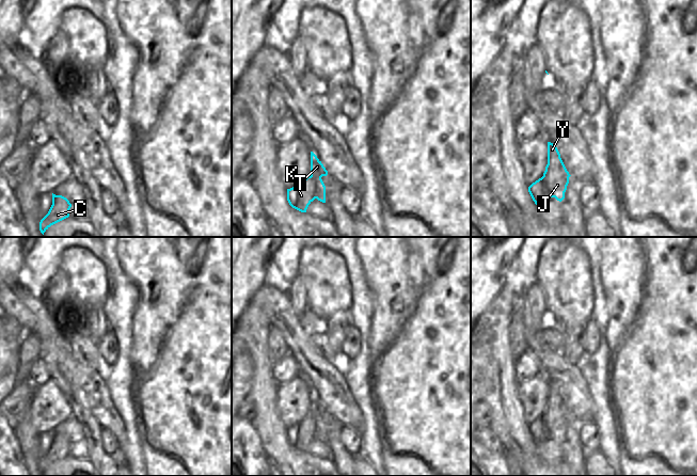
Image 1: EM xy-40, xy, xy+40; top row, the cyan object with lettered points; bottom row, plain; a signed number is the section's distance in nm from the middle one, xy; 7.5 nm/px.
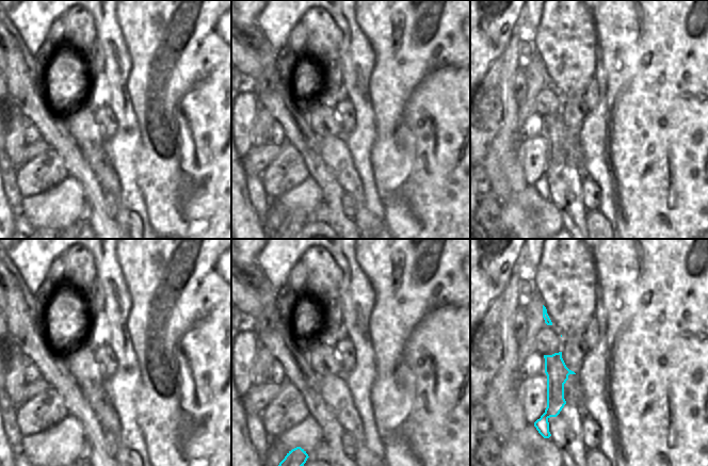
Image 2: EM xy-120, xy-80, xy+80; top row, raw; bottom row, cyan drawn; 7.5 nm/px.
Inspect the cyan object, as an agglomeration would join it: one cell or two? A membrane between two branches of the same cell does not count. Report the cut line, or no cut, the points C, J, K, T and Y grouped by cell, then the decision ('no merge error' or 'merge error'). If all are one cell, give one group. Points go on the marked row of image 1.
no cut | C J K T Y | no merge error

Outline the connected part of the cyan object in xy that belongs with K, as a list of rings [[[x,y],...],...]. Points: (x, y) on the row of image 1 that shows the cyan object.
[[[311,152],[311,175],[299,185],[287,189],[289,205],[301,212],[306,212],[308,205],[315,199],[326,203],[326,186],[321,177],[327,175],[328,171],[321,161]]]

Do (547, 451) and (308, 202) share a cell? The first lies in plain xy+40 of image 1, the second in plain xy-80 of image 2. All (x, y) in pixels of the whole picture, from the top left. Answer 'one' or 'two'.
two

